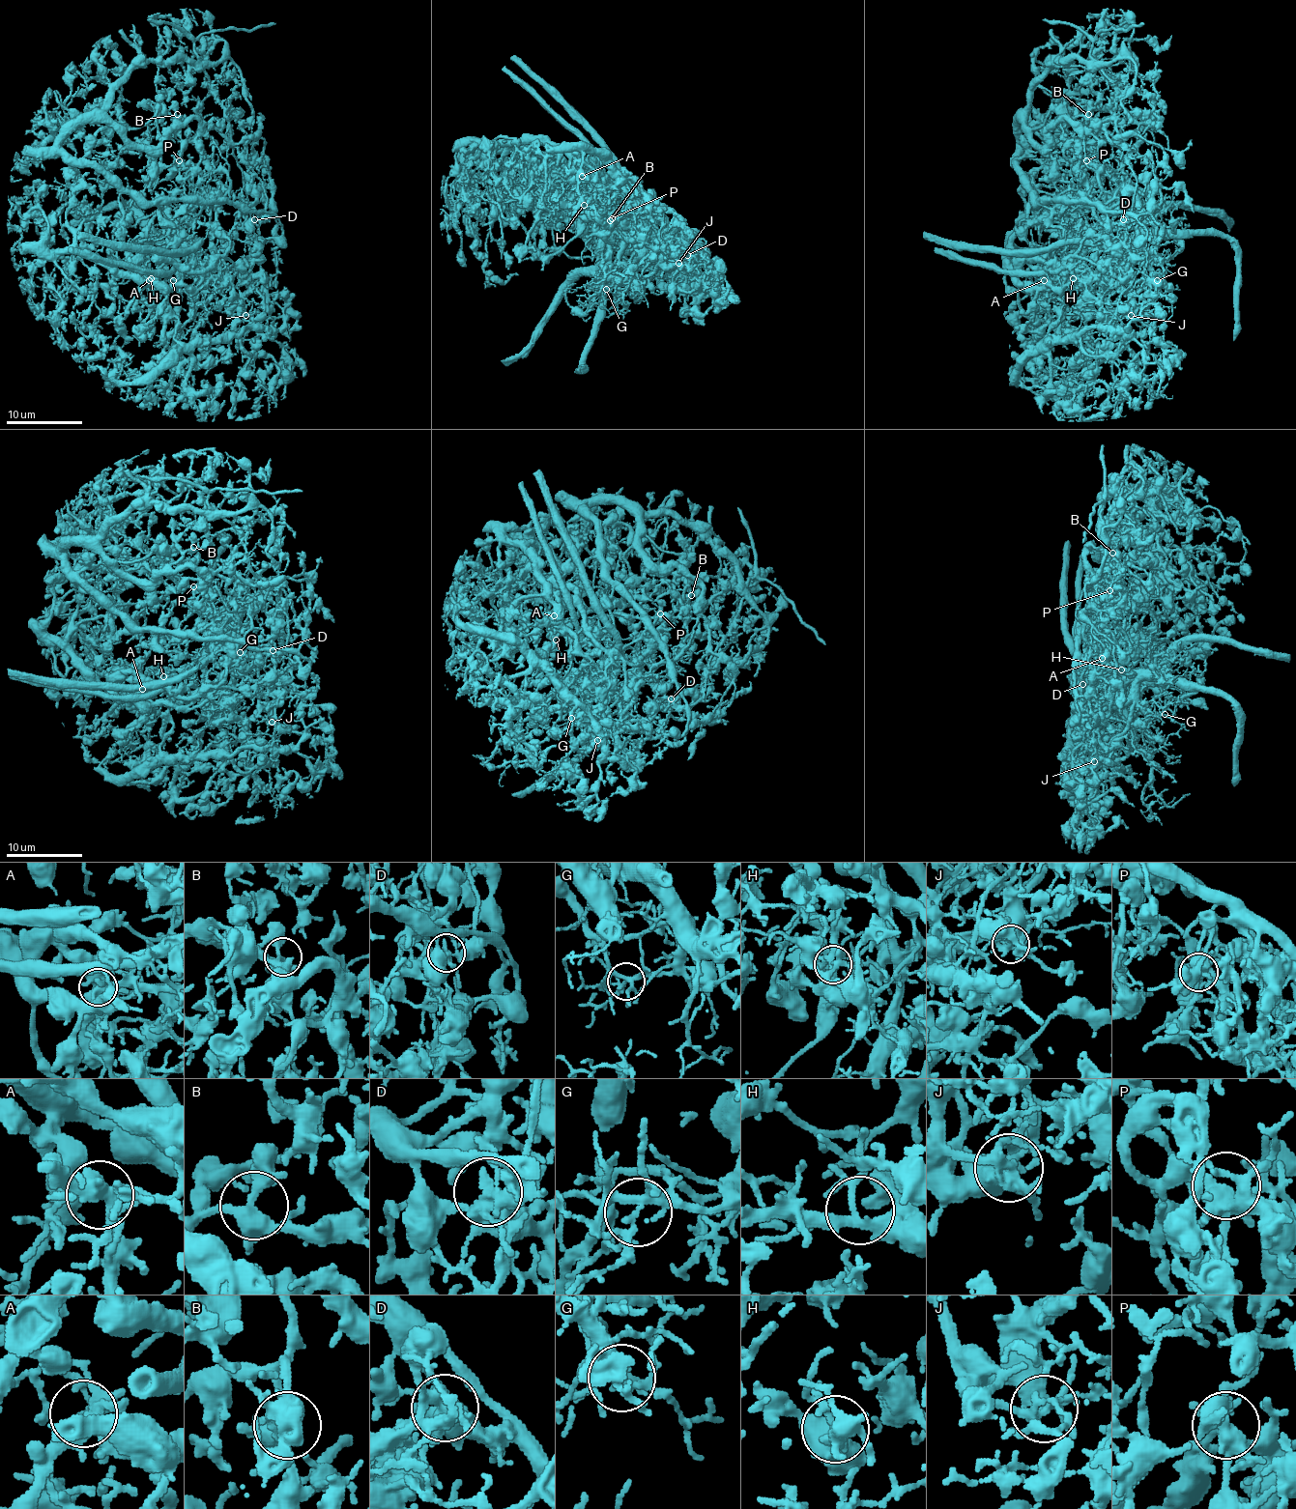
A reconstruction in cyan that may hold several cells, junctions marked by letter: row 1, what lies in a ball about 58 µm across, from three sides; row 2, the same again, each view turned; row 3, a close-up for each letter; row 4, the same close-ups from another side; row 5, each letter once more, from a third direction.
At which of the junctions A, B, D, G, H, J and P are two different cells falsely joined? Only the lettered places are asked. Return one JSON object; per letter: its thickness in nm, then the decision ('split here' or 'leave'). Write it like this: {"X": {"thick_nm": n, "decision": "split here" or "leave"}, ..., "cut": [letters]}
{"A": {"thick_nm": 420, "decision": "leave"}, "B": {"thick_nm": 380, "decision": "leave"}, "D": {"thick_nm": 300, "decision": "split here"}, "G": {"thick_nm": 200, "decision": "split here"}, "H": {"thick_nm": 280, "decision": "leave"}, "J": {"thick_nm": 400, "decision": "split here"}, "P": {"thick_nm": 400, "decision": "leave"}, "cut": ["D", "G", "J"]}

